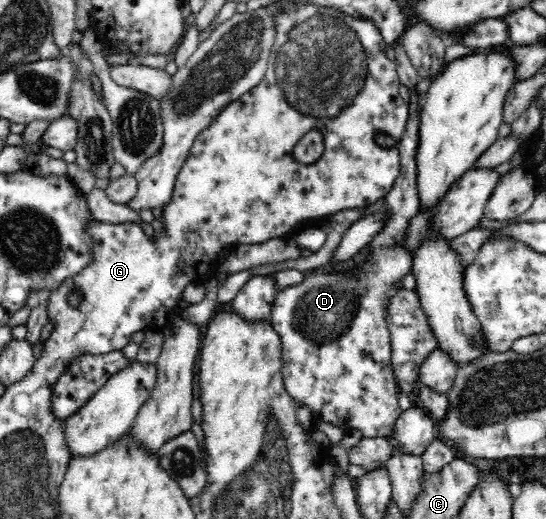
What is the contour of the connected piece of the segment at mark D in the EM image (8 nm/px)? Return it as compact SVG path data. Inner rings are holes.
M415 86L405 90L408 102L408 122L399 142L401 171L392 190L385 196L384 209L389 212L388 222L378 238L369 246L368 264L358 267L356 272L316 272L308 273L304 282L298 286L288 286L275 296L271 309L270 323L282 341L282 375L288 394L298 405L306 404L316 418L330 422L345 432L358 428L364 437L384 437L395 426L398 414L397 382L391 365L391 336L387 327L387 312L384 299L396 282L403 280L412 272L413 256L401 248L401 240L412 216L421 208L417 185L417 146L419 143L419 124L421 106Z

